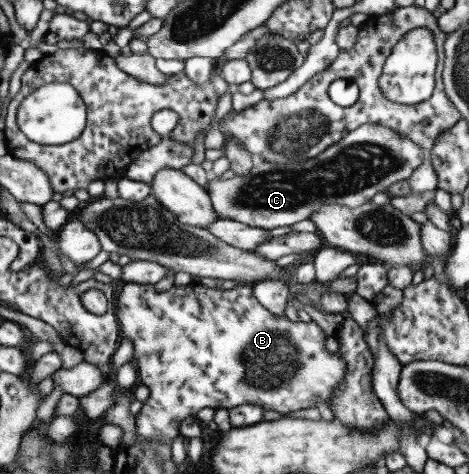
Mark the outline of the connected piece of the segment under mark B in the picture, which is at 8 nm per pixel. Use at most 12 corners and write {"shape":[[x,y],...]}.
{"shape":[[126,283],[137,441],[206,407],[330,409],[347,372],[252,284]]}

